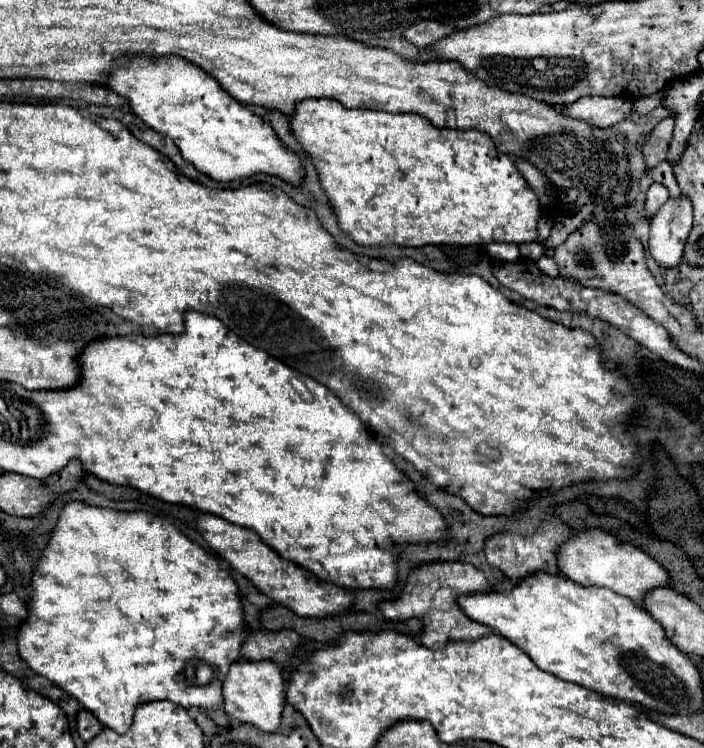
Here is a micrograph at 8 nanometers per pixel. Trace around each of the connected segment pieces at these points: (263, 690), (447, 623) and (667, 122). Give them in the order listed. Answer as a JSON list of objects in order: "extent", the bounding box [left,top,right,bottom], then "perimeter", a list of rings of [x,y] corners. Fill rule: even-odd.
[{"extent":[223,660,285,732],"perimeter":[[[241,660],[233,664],[223,682],[225,712],[241,724],[253,724],[265,732],[277,732],[281,722],[281,712],[285,706],[285,680],[281,668],[275,662],[247,662]]]},{"extent":[381,562,493,648],"perimeter":[[[437,562],[431,566],[423,566],[415,570],[409,576],[409,584],[401,598],[393,602],[381,604],[381,612],[385,618],[395,620],[395,622],[405,622],[409,618],[419,618],[423,622],[423,632],[421,632],[421,642],[427,648],[445,648],[447,642],[451,640],[463,640],[463,642],[475,642],[481,636],[493,634],[491,628],[485,624],[479,624],[471,620],[457,604],[461,596],[477,594],[477,592],[493,592],[493,584],[487,580],[487,576],[475,568],[473,564],[463,564],[463,562]],[[439,588],[447,588],[447,596],[435,596]]]},{"extent":[643,116,675,170],"perimeter":[[[673,116],[661,120],[657,124],[657,128],[649,134],[647,142],[643,144],[643,156],[645,156],[645,164],[647,164],[649,170],[667,160],[671,136],[673,136],[673,124],[675,124]]]}]

